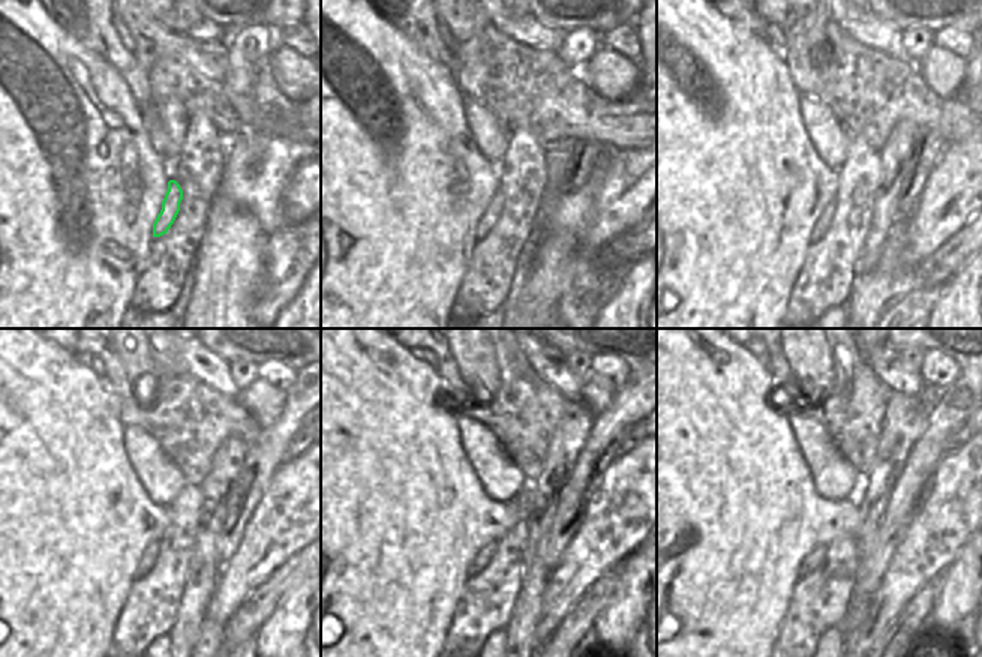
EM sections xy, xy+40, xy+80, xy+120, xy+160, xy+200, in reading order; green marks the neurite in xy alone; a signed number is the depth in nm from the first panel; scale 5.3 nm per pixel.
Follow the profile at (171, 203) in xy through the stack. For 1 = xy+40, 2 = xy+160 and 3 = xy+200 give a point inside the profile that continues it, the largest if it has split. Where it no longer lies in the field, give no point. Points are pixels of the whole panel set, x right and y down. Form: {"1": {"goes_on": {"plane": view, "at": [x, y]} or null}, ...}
{"1": {"goes_on": {"plane": "xy+40", "at": [492, 212]}}, "2": {"goes_on": {"plane": "xy+160", "at": [485, 555]}}, "3": {"goes_on": {"plane": "xy+200", "at": [817, 555]}}}

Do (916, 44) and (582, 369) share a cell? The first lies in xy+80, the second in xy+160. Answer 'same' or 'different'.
same

